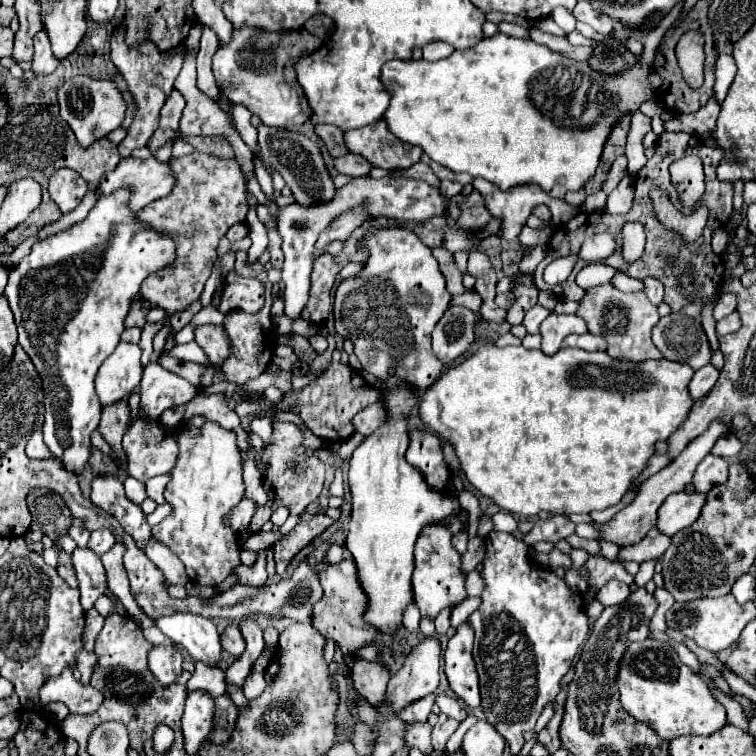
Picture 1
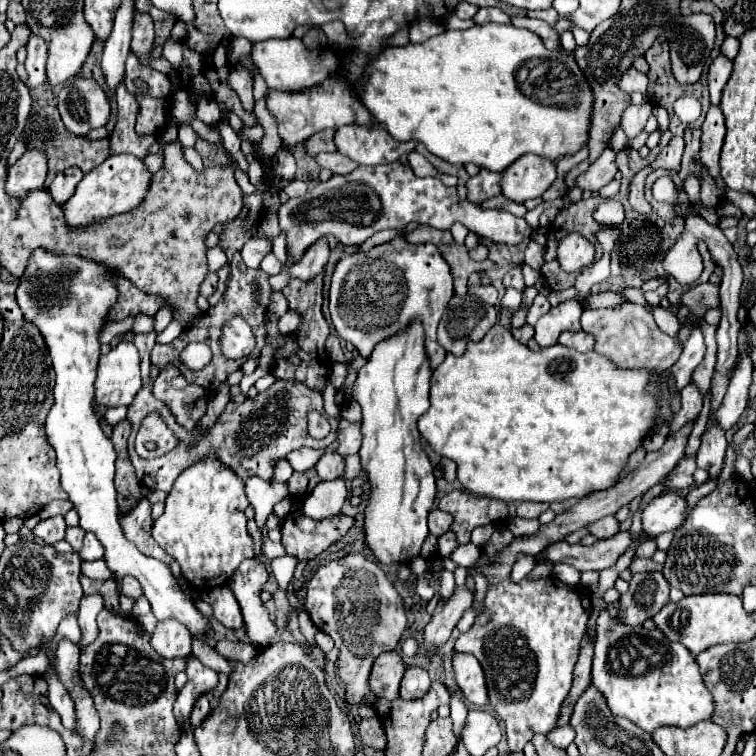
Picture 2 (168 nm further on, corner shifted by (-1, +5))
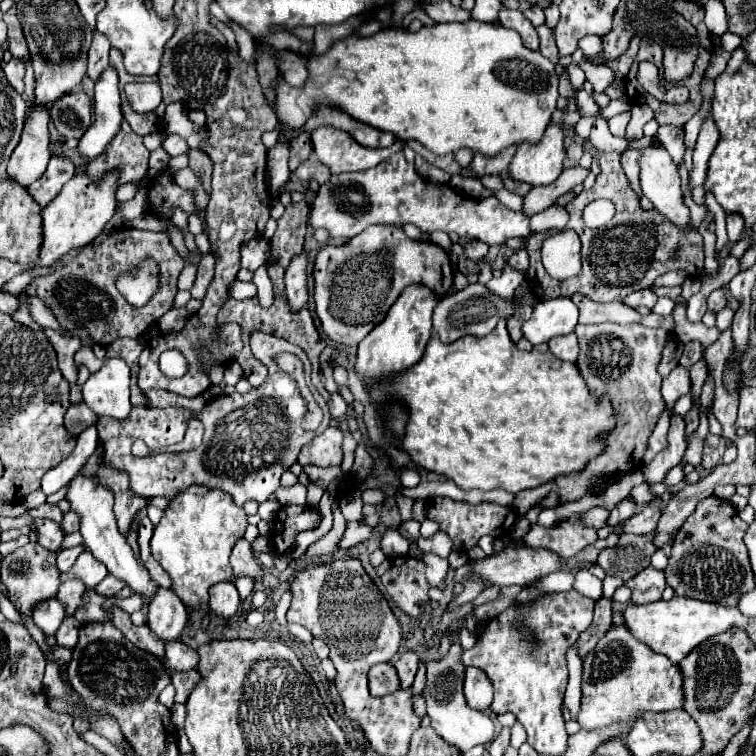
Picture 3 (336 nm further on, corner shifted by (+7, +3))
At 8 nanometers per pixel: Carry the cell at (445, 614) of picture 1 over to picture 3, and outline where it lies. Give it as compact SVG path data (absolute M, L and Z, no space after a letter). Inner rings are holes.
M423 553L421 561L425 563L425 575L427 575L429 585L431 587L439 587L441 581L445 579L445 575L447 575L447 569L449 569L447 559L437 557L435 553Z

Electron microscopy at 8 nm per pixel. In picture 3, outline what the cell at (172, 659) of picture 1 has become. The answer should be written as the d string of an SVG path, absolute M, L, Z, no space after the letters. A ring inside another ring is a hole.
M159 587L149 601L149 629L161 637L161 641L175 641L181 637L187 623L187 611L183 601L173 589Z

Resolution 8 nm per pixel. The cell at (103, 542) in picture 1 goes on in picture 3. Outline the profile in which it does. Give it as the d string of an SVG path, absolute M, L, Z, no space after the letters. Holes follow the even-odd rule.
M79 545L79 547L69 547L69 549L57 551L57 569L59 569L61 573L69 571L71 565L75 563L75 559L77 559L77 555L79 555L81 551L83 551L81 545Z

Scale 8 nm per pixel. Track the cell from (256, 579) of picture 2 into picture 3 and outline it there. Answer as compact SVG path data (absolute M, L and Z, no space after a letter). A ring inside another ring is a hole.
M241 537L235 547L233 547L233 553L231 553L231 565L233 565L233 571L237 577L251 577L253 581L261 581L263 579L263 573L261 573L261 567L257 565L253 553L251 553L251 545L245 537Z

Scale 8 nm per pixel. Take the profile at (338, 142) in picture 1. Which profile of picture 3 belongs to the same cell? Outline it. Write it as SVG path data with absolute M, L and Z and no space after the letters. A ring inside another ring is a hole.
M303 131L299 133L291 143L291 157L289 157L289 169L295 171L297 165L301 165L305 159L311 157L311 143L309 143L309 133Z

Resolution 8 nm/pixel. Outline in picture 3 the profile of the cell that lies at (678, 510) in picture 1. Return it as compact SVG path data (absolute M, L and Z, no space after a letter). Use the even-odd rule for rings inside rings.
M645 505L641 507L639 513L635 513L631 519L627 519L621 527L623 533L633 533L633 535L647 535L655 531L657 519L659 519L661 509L657 505Z

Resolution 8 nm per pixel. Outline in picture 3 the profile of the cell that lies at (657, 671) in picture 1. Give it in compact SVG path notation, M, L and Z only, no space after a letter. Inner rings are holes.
M611 627L607 635L583 659L583 699L577 721L583 729L635 719L643 711L667 711L683 707L683 677L679 667L667 657L653 653L647 645L635 641L627 629Z

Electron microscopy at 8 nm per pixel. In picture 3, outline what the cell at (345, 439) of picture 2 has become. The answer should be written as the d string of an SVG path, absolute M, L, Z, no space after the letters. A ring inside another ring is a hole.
M327 427L321 435L317 435L311 443L307 443L299 453L299 465L317 465L317 467L333 467L343 461L343 433L339 429Z

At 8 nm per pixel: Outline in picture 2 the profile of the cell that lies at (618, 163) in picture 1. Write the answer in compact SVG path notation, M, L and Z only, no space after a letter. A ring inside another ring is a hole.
M605 149L601 159L597 159L587 173L577 177L577 187L579 189L589 189L589 191L599 191L605 187L609 181L613 181L617 173L617 161L615 161L615 151Z

